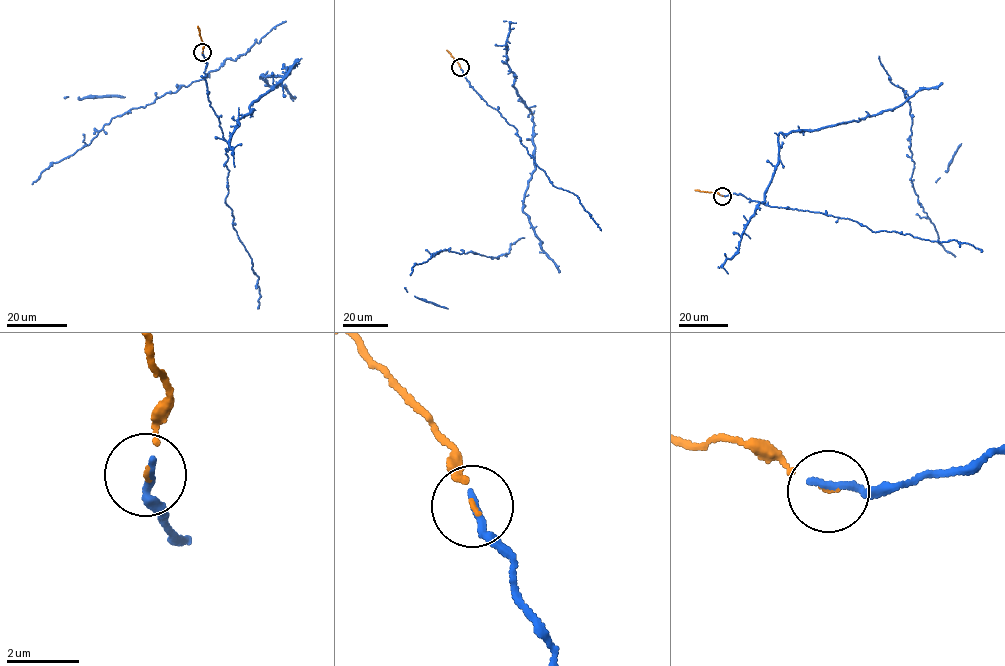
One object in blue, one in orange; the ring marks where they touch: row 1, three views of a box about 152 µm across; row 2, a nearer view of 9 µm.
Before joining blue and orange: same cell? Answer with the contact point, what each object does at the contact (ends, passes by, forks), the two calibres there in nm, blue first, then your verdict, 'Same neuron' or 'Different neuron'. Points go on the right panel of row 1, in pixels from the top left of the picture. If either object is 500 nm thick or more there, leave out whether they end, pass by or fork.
Place: (722, 196). At the ring blue ends. At the ring orange ends. Thickness 240 nm (blue) against 60 nm. Same neuron

